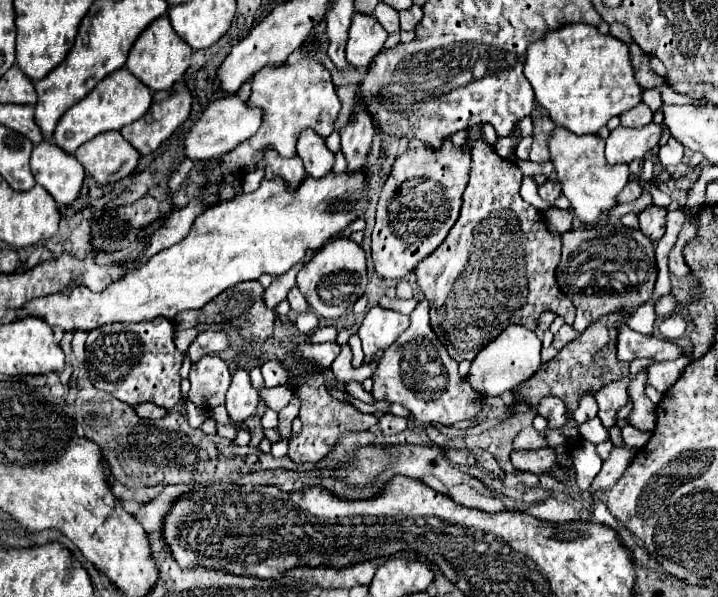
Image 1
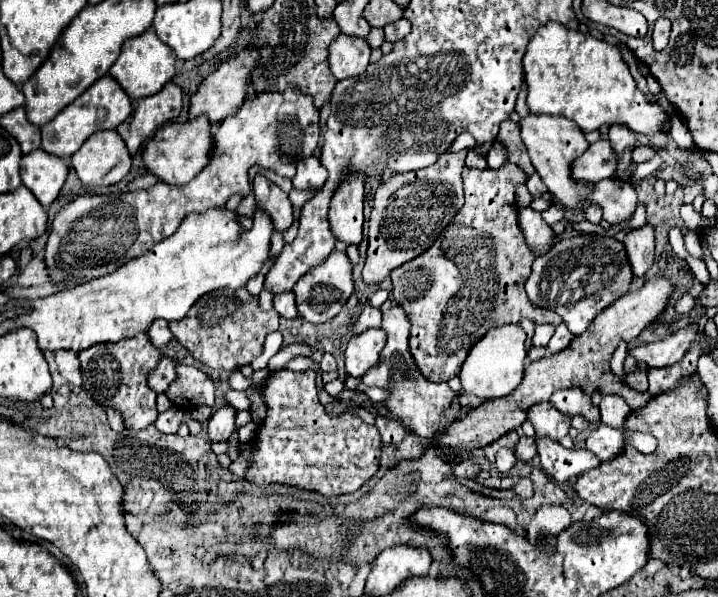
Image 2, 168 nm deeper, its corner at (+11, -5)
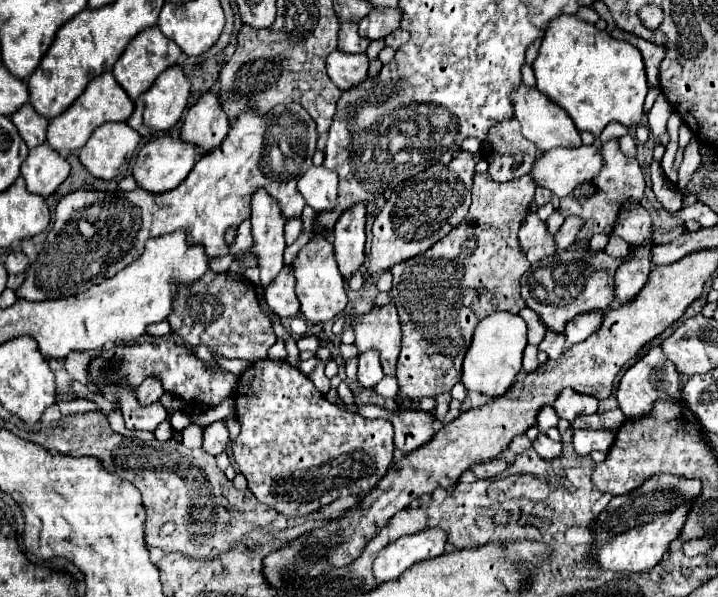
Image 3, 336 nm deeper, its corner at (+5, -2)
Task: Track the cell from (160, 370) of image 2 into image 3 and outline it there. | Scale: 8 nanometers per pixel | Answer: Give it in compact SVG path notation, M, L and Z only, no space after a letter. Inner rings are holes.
M156 376L146 378L146 380L138 386L138 400L140 400L142 404L156 402L156 400L160 400L160 396L162 396L162 394L164 394L162 382L160 382Z

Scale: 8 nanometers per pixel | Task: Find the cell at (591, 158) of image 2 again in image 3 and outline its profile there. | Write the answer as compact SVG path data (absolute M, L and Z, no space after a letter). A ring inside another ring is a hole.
M596 146L558 148L542 154L530 172L536 184L550 188L556 196L568 196L576 186L592 182L602 170L604 158Z

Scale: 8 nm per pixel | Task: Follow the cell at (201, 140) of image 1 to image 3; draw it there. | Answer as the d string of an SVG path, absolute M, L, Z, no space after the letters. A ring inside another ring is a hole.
M168 134L152 138L148 144L142 146L142 150L138 152L136 164L134 164L134 178L138 182L140 188L148 190L148 192L168 192L174 190L176 186L180 186L180 182L190 174L190 170L196 164L196 146L190 142L182 142L182 138L172 138Z

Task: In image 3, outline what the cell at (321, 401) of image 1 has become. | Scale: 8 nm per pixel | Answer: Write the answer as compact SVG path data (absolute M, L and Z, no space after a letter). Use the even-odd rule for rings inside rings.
M262 360L248 366L234 392L234 404L242 432L232 440L232 454L248 480L252 494L266 506L286 516L306 516L344 496L368 494L388 472L394 452L388 420L368 420L356 412L330 404L312 380L284 360Z

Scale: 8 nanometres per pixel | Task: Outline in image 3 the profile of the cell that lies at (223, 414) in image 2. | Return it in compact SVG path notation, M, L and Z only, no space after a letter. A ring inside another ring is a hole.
M218 420L218 422L212 422L210 426L204 428L204 442L202 442L202 448L206 448L206 452L210 454L220 454L222 450L226 450L230 444L230 434L228 434L228 428L224 424L224 420Z

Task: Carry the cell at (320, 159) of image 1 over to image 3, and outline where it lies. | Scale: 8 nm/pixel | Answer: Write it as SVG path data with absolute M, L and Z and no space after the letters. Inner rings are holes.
M312 166L298 178L298 190L306 204L316 212L334 208L338 196L338 174L326 170L324 166Z

